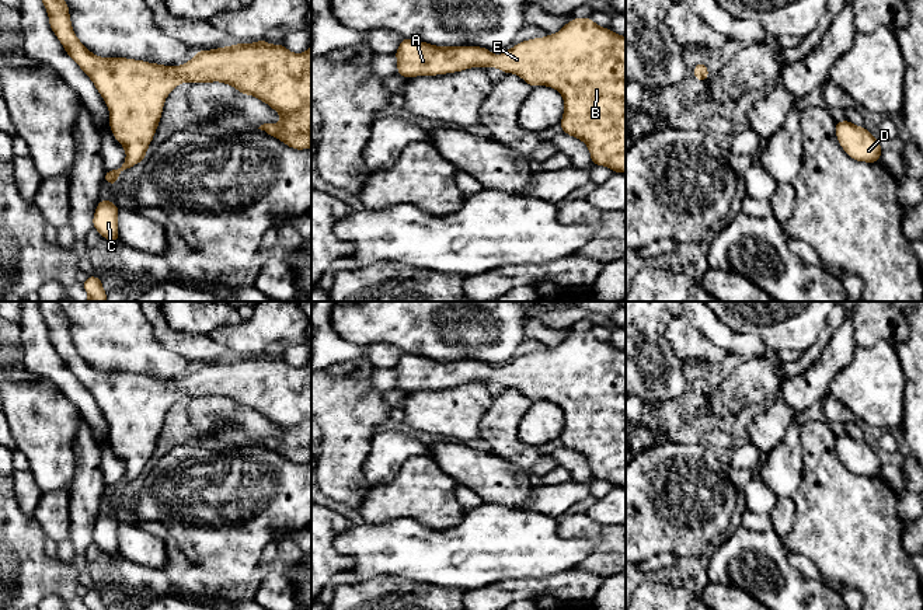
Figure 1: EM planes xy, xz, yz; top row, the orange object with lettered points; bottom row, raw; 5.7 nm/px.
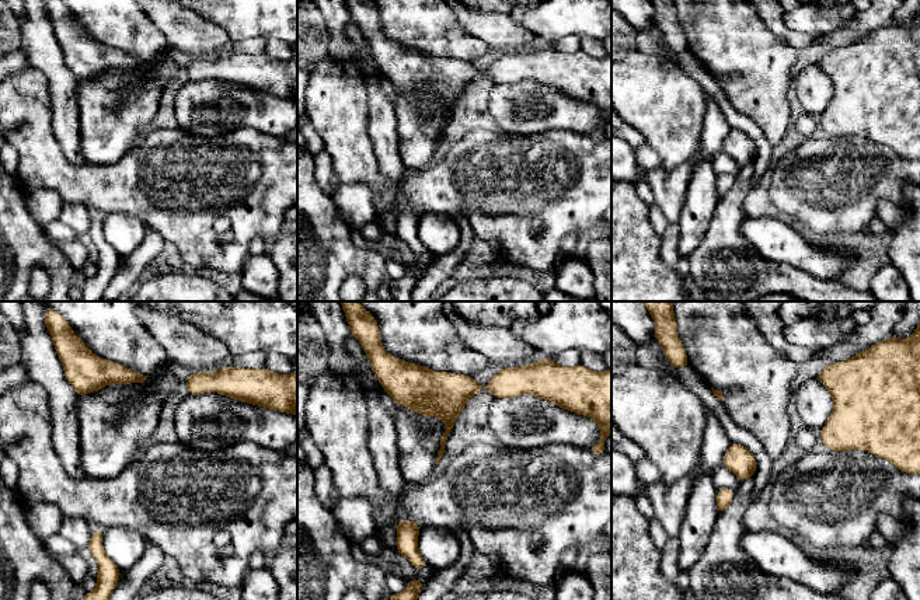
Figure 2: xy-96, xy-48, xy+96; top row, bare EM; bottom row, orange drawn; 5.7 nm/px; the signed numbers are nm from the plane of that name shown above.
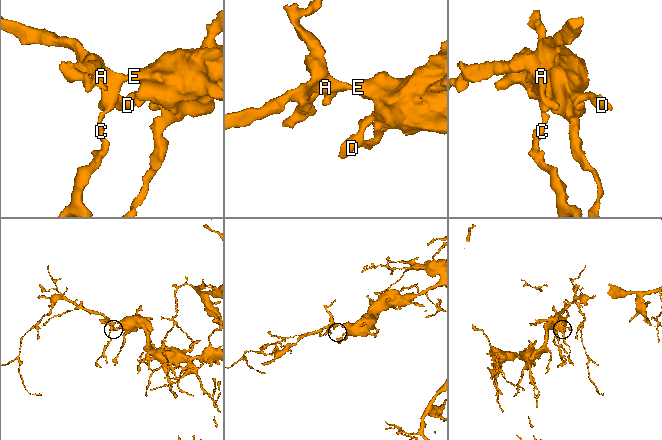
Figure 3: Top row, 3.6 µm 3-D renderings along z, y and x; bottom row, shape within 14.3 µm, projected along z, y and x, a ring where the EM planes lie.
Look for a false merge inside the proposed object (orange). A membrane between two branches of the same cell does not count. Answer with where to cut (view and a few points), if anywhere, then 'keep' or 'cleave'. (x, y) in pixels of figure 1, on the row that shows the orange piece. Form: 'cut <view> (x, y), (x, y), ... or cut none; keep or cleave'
cut none; keep

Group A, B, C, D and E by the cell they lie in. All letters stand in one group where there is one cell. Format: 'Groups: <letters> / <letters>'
Groups: A B C D E

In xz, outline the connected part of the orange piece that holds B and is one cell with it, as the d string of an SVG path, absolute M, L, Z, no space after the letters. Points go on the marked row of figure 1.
M591 17L572 18L557 34L522 41L504 50L498 57L483 46L435 46L410 38L401 39L394 56L397 57L397 73L407 79L495 66L504 73L519 76L532 87L547 86L558 90L564 98L564 114L560 122L562 132L588 146L595 165L609 167L613 172L626 172L626 36L599 27Z

